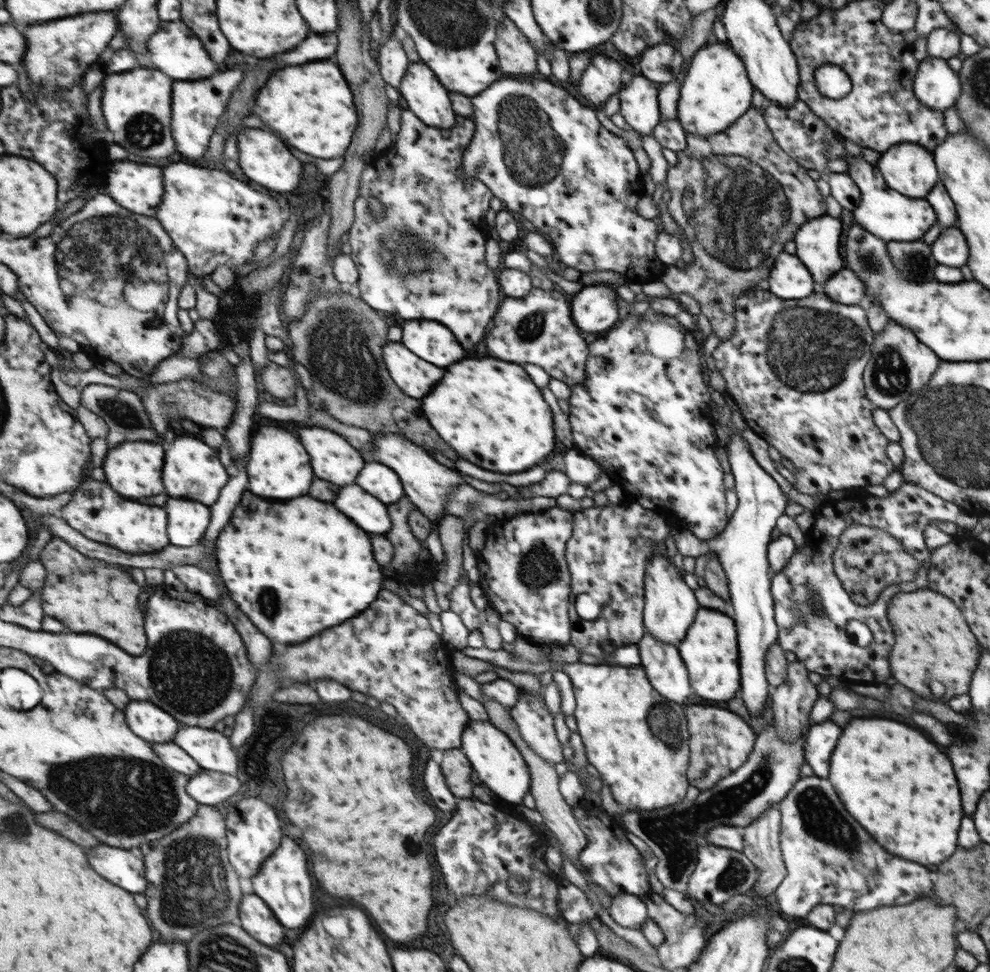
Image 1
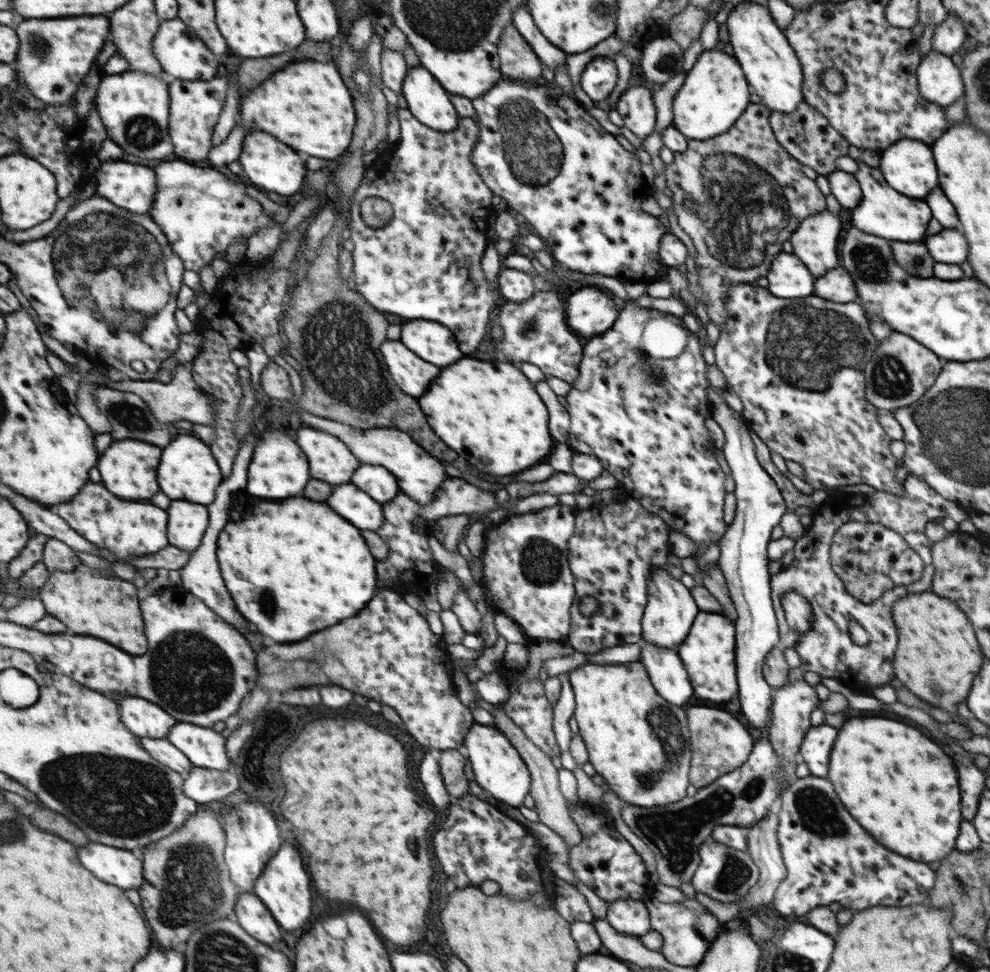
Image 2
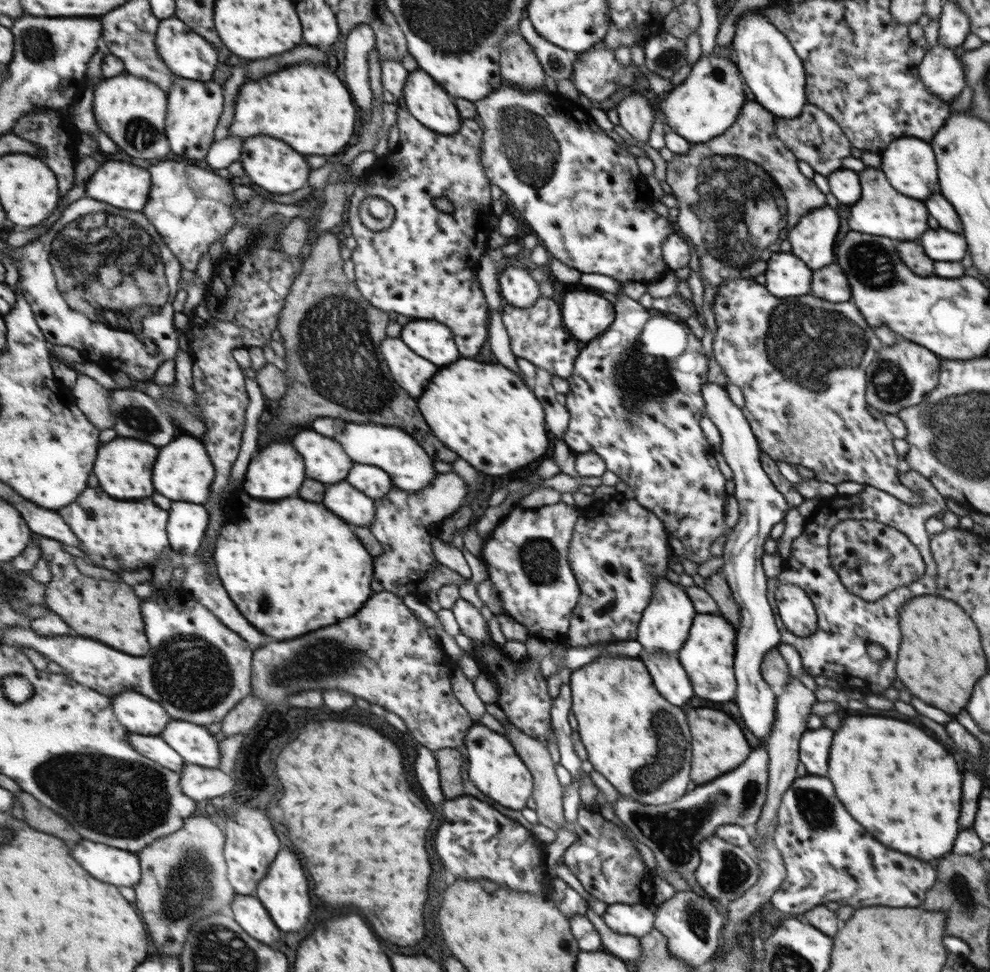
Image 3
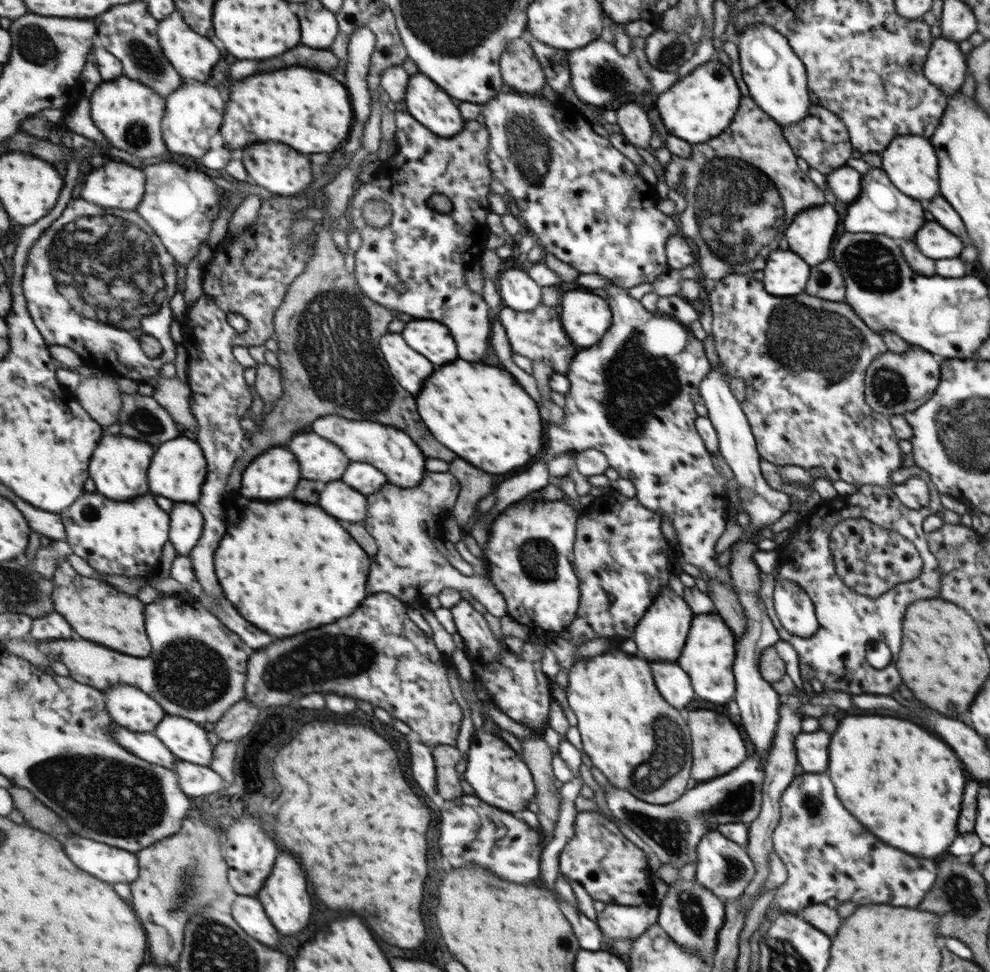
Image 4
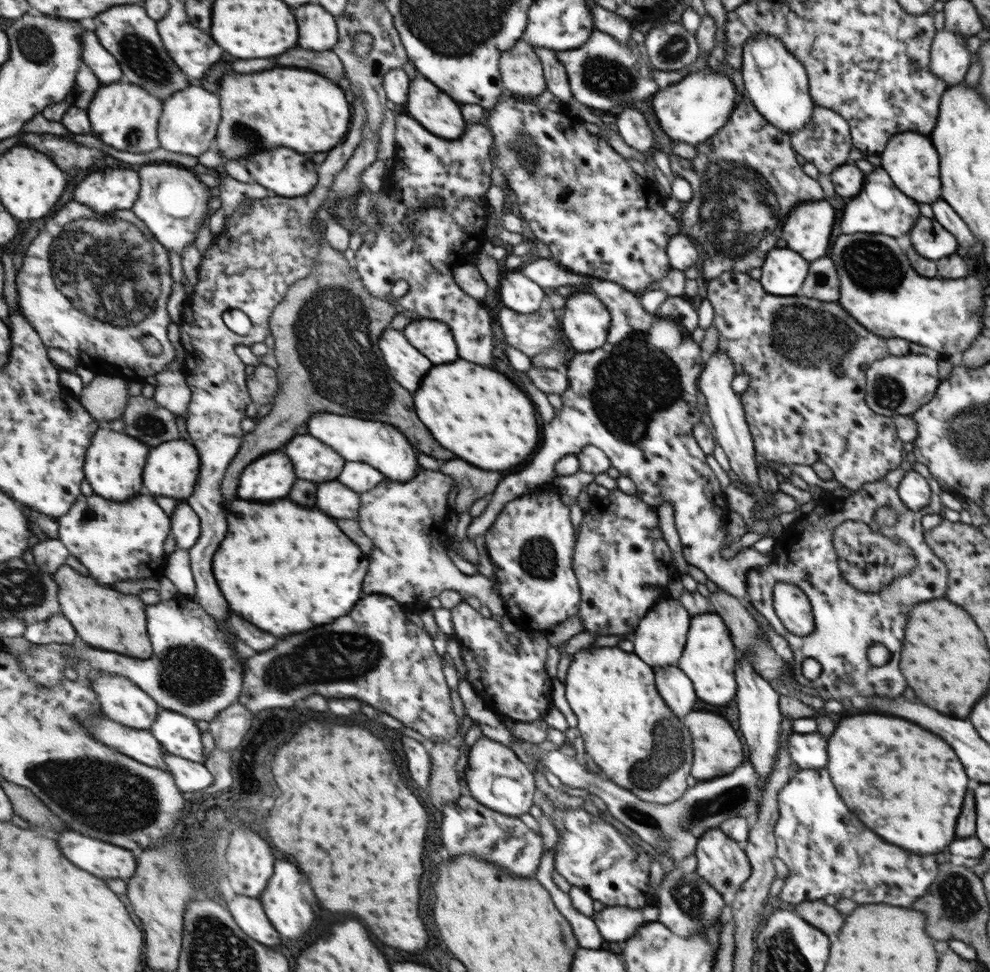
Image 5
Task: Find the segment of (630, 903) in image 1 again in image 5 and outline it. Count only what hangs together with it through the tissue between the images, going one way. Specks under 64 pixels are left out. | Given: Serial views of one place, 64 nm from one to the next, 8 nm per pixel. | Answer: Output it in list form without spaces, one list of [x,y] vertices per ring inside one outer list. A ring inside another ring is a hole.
[[[613,906],[613,908],[603,908],[601,912],[595,912],[591,918],[597,924],[603,940],[621,944],[627,938],[635,936],[643,924],[655,922],[659,918],[659,910],[655,906],[641,908],[641,910]]]

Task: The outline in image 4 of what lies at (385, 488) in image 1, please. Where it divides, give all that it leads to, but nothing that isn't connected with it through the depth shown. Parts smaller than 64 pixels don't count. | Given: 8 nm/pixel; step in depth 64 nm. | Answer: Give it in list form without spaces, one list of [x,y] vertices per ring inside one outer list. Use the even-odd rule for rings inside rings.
[[[351,462],[347,472],[345,472],[343,482],[349,484],[351,488],[355,488],[357,492],[369,496],[369,494],[375,494],[375,492],[383,490],[383,486],[389,484],[389,478],[381,470],[373,468],[371,464]]]

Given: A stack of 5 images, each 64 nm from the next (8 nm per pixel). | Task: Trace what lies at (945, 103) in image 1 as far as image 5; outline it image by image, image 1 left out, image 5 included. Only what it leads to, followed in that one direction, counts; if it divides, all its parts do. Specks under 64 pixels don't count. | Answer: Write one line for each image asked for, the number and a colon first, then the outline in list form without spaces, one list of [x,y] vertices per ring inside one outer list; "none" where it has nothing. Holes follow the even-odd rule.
2: [[[931,50],[917,66],[919,94],[929,102],[947,108],[965,94],[959,70],[961,68],[957,68],[949,56]]]
3: [[[941,44],[927,50],[917,68],[917,74],[925,88],[949,104],[961,94],[963,86],[967,84],[963,72],[965,66],[961,66],[961,60],[953,54],[951,48],[945,48]]]
4: [[[939,36],[927,52],[927,58],[923,64],[923,76],[931,84],[941,88],[945,96],[953,96],[955,92],[959,92],[969,72],[969,66],[965,66],[965,60],[967,56],[961,54],[957,42],[945,36]]]
5: [[[939,28],[929,52],[929,74],[935,74],[947,86],[961,84],[969,66],[973,64],[973,54],[967,48],[967,36]]]

